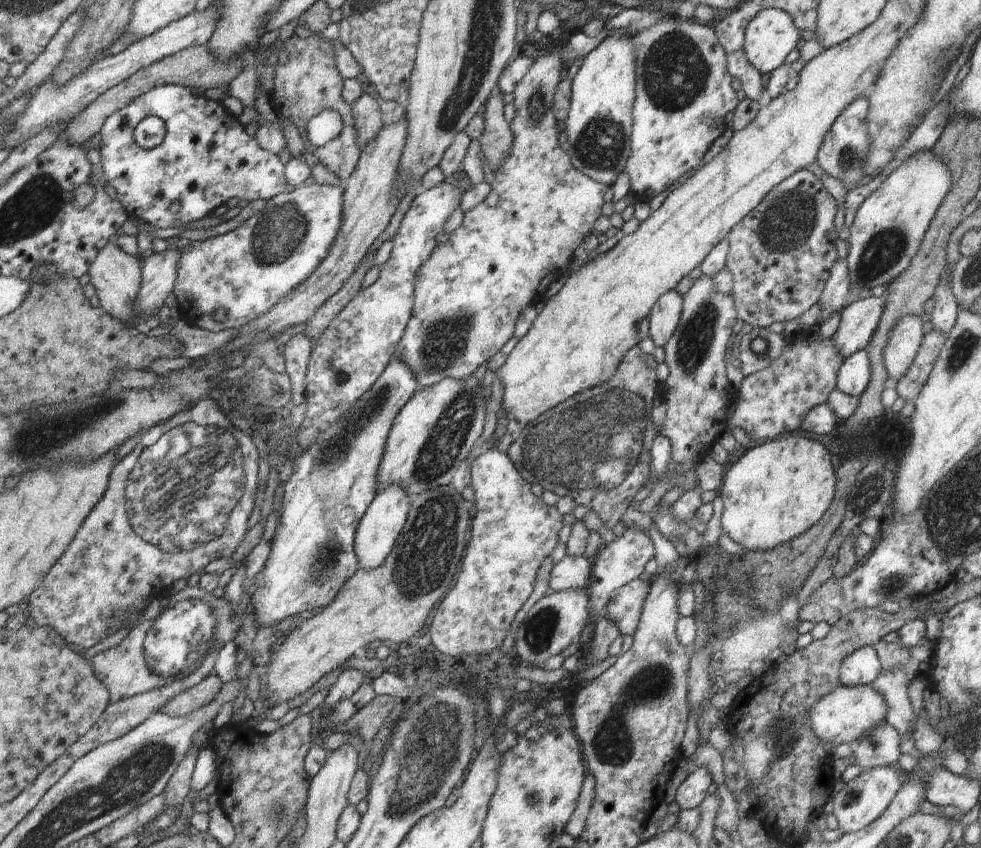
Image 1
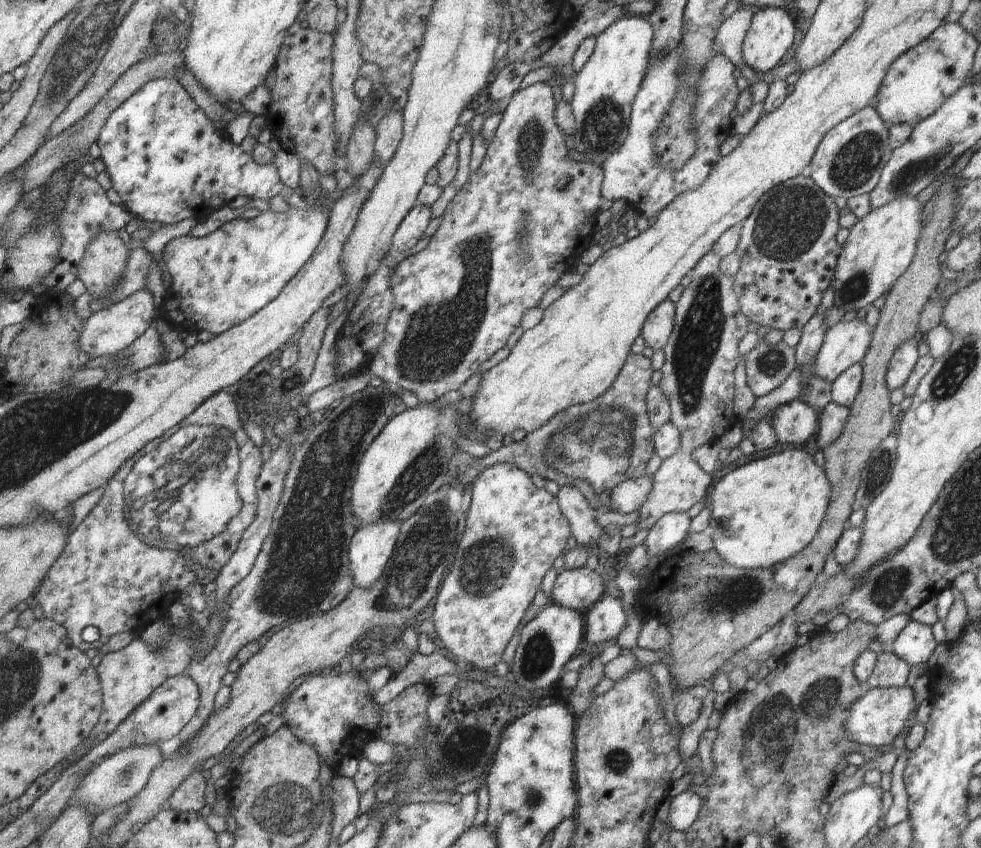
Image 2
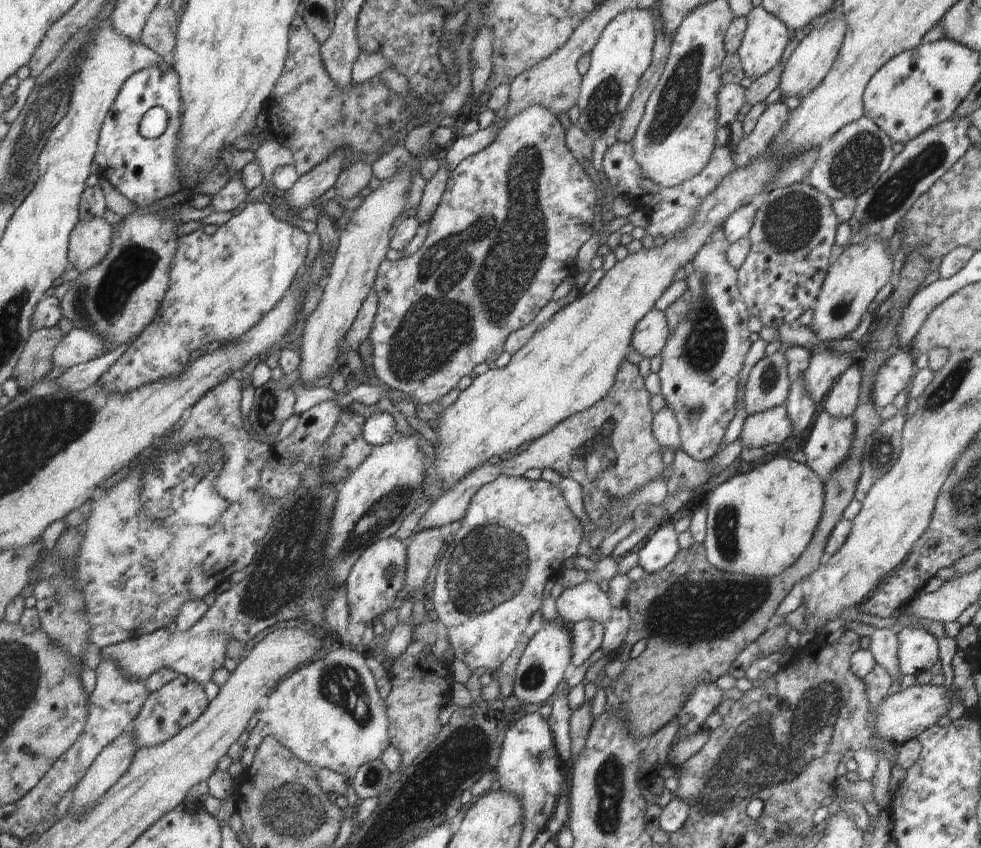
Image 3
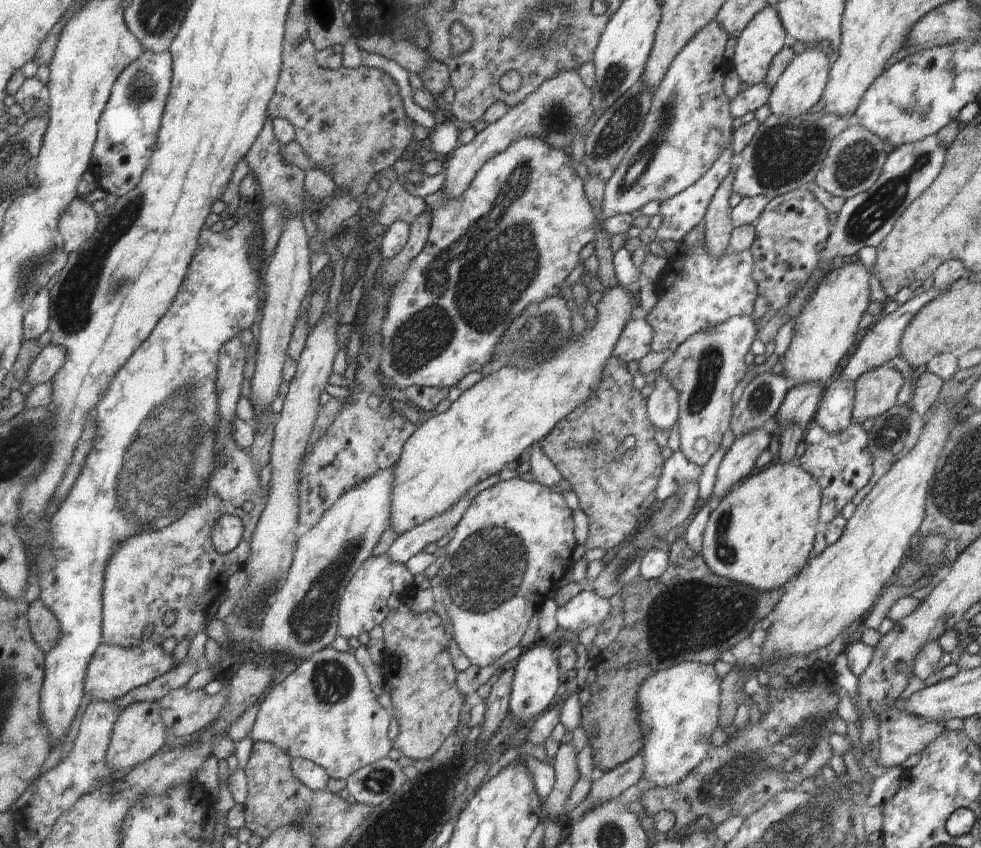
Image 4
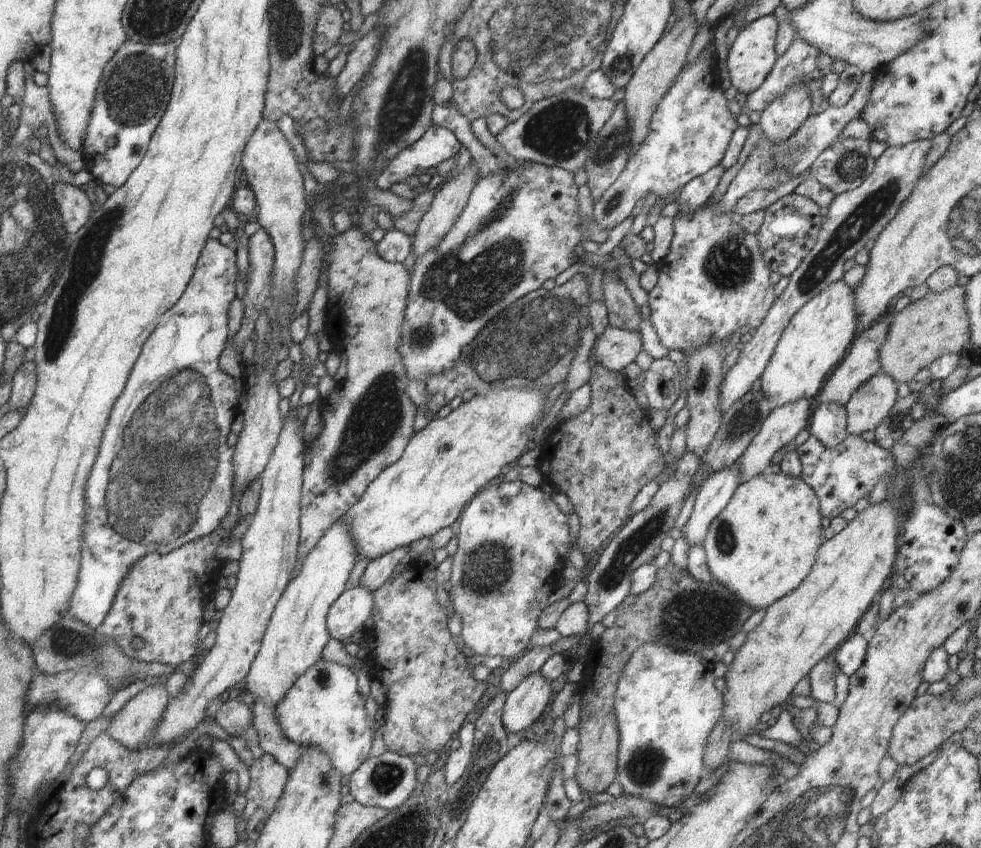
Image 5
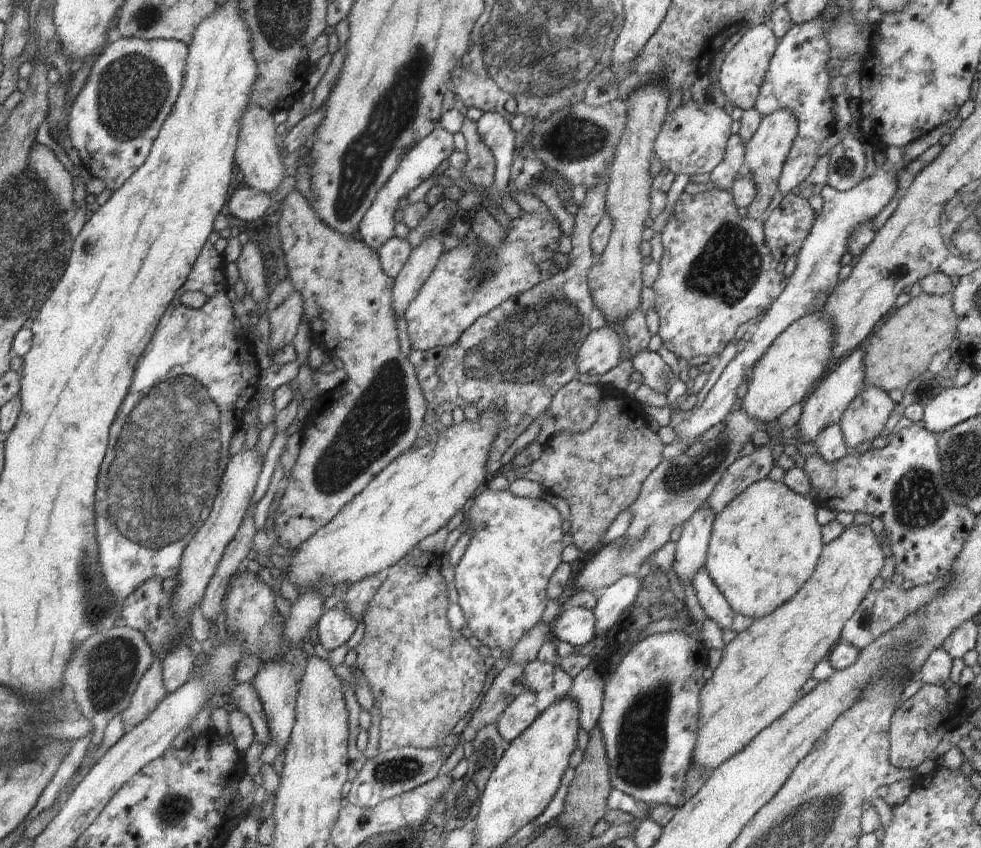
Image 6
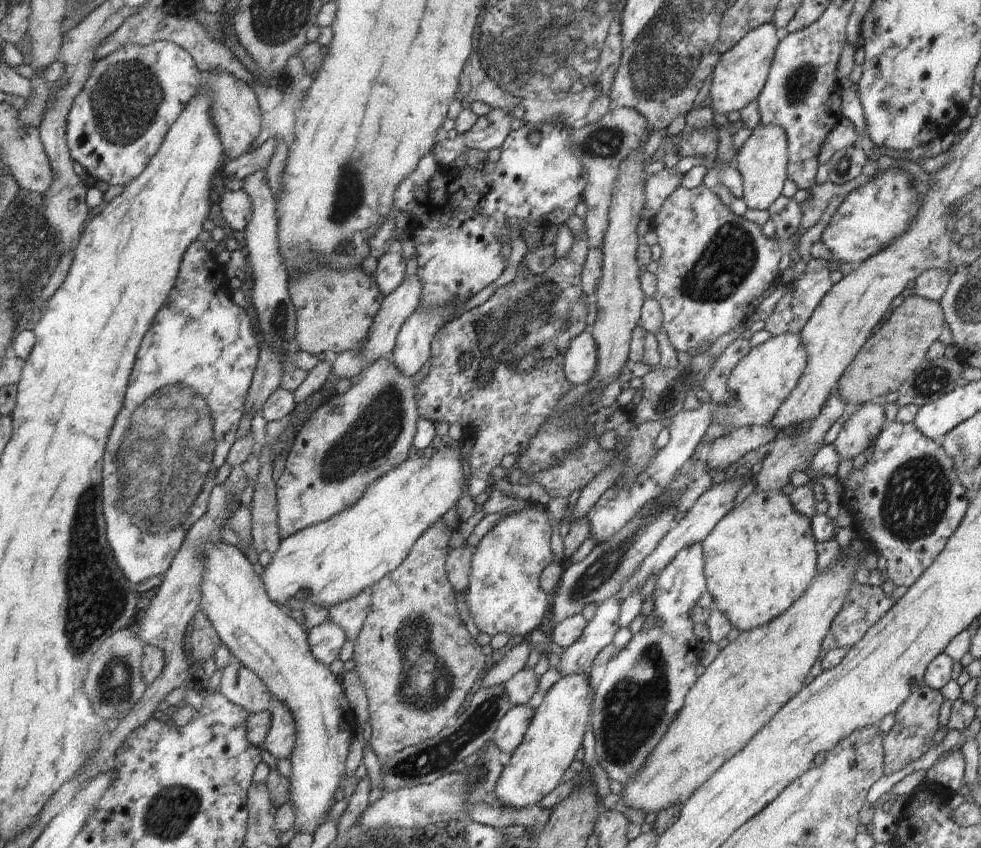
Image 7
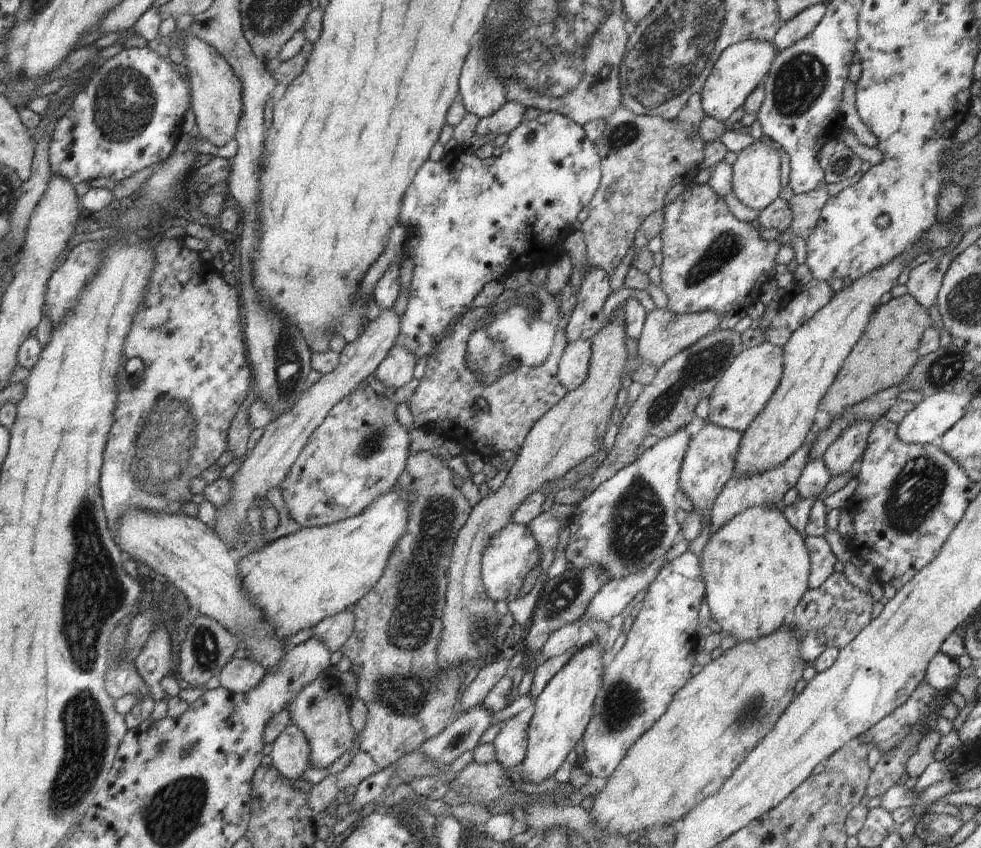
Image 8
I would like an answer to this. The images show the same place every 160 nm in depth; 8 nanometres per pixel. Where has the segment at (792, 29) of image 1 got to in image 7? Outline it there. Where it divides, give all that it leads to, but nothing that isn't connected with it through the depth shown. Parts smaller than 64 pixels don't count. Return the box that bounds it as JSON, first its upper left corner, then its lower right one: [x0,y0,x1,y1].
[710,23,782,116]

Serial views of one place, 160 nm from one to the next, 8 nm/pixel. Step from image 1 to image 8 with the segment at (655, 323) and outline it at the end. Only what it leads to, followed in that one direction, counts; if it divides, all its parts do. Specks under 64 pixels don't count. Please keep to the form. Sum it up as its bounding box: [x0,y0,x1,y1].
[558,341,591,392]

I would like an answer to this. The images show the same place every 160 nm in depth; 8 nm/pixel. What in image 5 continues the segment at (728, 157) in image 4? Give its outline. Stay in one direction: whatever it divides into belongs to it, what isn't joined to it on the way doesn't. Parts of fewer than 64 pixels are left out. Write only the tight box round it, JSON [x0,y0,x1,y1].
[676,165,723,212]

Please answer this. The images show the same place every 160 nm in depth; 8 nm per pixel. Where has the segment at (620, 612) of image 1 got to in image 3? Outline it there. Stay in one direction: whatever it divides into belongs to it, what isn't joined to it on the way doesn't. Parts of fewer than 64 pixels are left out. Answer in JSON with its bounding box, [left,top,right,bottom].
[570,619,605,666]

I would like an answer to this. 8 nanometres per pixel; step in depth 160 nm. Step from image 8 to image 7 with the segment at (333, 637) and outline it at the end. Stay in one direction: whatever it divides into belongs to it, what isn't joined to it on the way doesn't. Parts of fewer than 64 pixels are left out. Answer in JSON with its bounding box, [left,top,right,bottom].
[327,590,370,640]

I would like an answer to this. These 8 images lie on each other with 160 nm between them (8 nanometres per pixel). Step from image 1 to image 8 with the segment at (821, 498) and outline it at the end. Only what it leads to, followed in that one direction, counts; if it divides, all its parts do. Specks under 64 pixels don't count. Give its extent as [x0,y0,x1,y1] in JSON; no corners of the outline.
[701,506,808,643]

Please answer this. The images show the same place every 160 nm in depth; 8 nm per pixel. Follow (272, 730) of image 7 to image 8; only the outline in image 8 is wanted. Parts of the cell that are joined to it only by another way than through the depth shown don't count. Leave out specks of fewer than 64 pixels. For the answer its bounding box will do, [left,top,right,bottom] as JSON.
[272,724,312,780]

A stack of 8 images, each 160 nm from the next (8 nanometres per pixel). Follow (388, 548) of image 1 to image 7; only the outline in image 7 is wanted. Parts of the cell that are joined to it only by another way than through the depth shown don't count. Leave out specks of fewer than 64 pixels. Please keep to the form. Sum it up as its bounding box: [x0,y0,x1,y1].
[307,621,346,666]

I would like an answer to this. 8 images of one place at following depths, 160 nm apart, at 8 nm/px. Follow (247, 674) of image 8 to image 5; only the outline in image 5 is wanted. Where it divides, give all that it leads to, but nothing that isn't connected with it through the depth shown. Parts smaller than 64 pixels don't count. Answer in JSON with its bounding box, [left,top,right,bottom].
[250,700,302,770]

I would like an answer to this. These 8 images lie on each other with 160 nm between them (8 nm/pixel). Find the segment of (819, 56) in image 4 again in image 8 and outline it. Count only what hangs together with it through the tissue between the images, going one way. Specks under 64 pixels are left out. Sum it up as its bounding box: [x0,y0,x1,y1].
[732,138,783,211]

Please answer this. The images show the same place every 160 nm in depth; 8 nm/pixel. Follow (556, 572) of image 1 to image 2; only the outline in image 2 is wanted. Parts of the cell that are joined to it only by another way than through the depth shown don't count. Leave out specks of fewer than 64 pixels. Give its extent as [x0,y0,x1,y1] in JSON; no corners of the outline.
[550,569,606,613]

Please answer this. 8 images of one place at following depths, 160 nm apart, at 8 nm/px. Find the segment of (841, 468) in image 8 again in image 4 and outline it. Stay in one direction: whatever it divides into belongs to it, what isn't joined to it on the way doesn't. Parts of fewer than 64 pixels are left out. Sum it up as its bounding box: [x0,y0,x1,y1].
[851,364,904,423]

